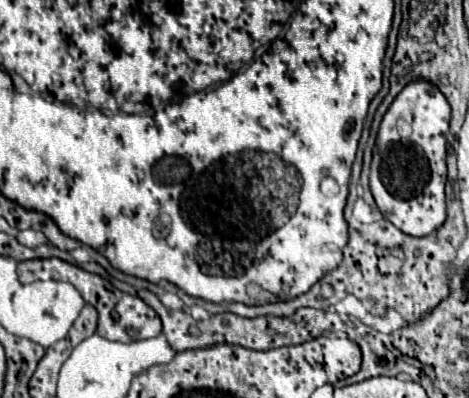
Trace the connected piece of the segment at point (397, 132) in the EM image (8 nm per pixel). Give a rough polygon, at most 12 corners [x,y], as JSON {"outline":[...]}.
{"outline":[[412,80],[384,114],[370,190],[386,220],[446,220],[450,104]]}

